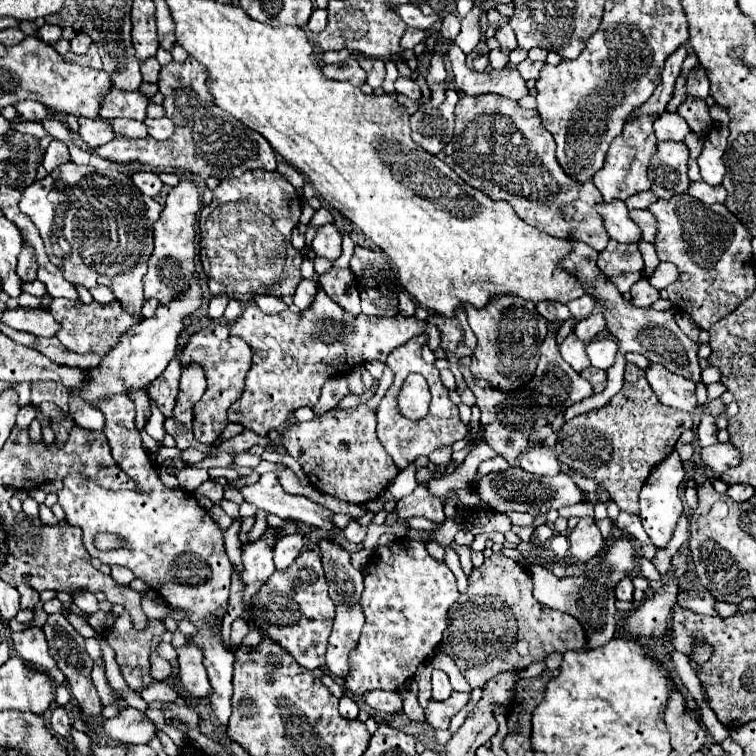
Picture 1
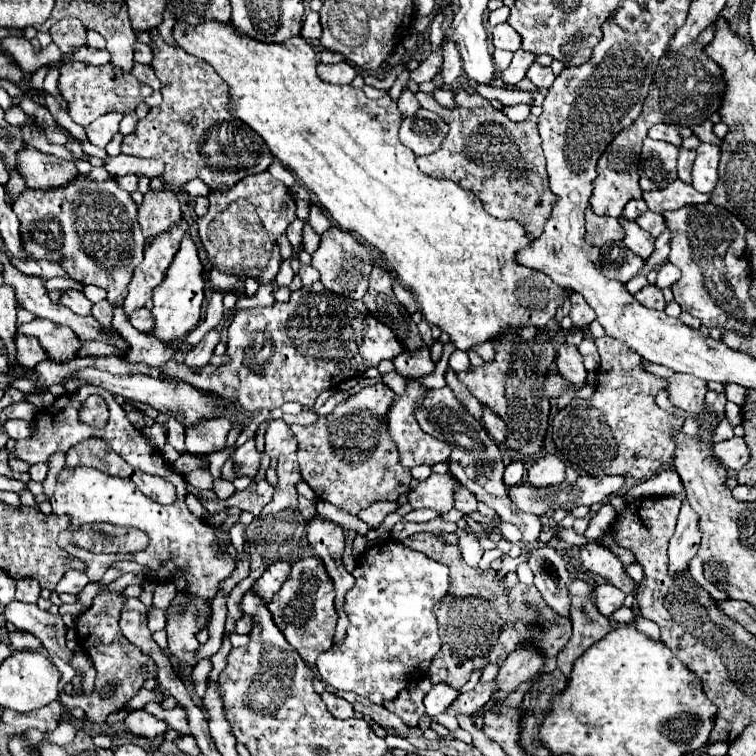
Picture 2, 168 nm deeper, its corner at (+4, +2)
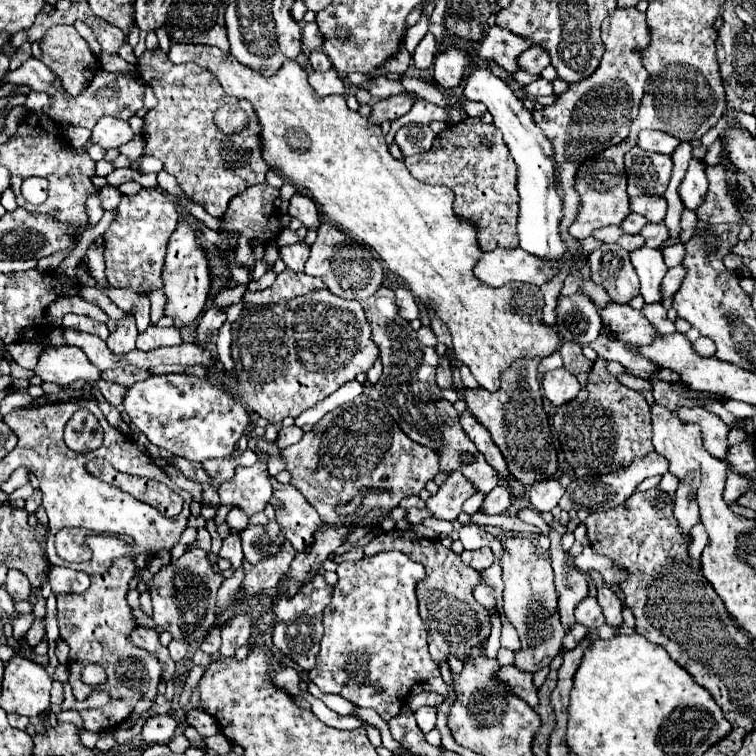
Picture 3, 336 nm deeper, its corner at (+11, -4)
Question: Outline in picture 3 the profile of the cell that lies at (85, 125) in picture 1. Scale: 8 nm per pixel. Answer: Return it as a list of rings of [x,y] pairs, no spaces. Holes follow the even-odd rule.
[[[112,117],[100,119],[92,129],[92,137],[90,137],[90,141],[94,141],[104,149],[116,149],[128,143],[130,139],[134,139],[130,125],[124,123],[122,119],[112,119]]]

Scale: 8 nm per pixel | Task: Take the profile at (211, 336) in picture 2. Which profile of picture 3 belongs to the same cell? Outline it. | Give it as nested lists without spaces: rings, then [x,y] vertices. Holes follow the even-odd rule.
[[[218,305],[208,307],[198,323],[198,329],[196,329],[198,343],[204,343],[208,337],[212,337],[212,333],[216,333],[224,325],[224,321],[226,321],[224,307],[218,307]]]

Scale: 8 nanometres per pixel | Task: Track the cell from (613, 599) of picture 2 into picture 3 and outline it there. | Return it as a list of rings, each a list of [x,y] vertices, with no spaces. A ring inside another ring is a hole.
[[[586,597],[578,607],[576,607],[576,621],[588,629],[598,629],[604,625],[604,615],[600,611],[600,605],[596,603],[594,597]]]

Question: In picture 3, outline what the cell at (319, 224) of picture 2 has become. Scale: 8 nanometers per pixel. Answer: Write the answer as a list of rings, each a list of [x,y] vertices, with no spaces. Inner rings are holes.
[[[294,193],[292,199],[290,199],[290,207],[288,207],[288,215],[294,217],[294,219],[300,219],[304,227],[316,227],[318,225],[318,209],[316,209],[316,203],[302,195],[302,193]]]

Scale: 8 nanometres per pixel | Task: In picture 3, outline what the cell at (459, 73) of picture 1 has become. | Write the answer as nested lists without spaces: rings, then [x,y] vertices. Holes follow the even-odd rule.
[[[530,47],[528,51],[524,51],[520,57],[518,57],[518,65],[522,71],[528,71],[528,73],[542,73],[542,69],[546,69],[550,65],[550,55],[542,49],[542,47]]]

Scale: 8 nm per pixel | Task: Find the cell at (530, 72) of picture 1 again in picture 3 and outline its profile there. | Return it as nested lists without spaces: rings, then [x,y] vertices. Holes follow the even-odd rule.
[[[540,77],[538,81],[526,85],[526,91],[528,91],[530,95],[552,95],[552,93],[554,93],[552,83],[546,81],[546,79],[542,79],[542,77]]]

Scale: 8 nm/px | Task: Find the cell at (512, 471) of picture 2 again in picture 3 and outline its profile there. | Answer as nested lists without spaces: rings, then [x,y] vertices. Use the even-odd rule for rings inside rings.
[[[502,483],[502,485],[498,485],[498,487],[494,487],[488,495],[486,495],[486,499],[482,501],[482,513],[486,513],[486,515],[498,515],[498,513],[504,513],[506,509],[510,507],[510,491],[508,491],[508,487]]]

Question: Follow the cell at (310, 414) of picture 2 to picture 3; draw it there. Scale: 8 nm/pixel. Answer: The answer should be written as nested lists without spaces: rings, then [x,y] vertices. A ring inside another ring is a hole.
[[[296,425],[282,427],[282,429],[280,429],[280,433],[278,433],[278,439],[276,439],[276,445],[278,445],[280,449],[284,449],[284,447],[294,445],[296,441],[300,441],[300,439],[302,439],[302,435],[304,435],[304,431],[302,431],[302,429],[298,429]]]

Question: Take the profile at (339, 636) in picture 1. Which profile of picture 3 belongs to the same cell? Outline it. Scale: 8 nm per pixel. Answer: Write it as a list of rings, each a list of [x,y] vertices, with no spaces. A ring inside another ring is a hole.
[[[270,477],[270,483],[274,497],[282,503],[282,511],[276,509],[276,523],[292,547],[302,551],[308,547],[308,543],[312,543],[312,535],[316,533],[316,527],[320,527],[320,517],[292,485],[282,485],[274,477]]]

